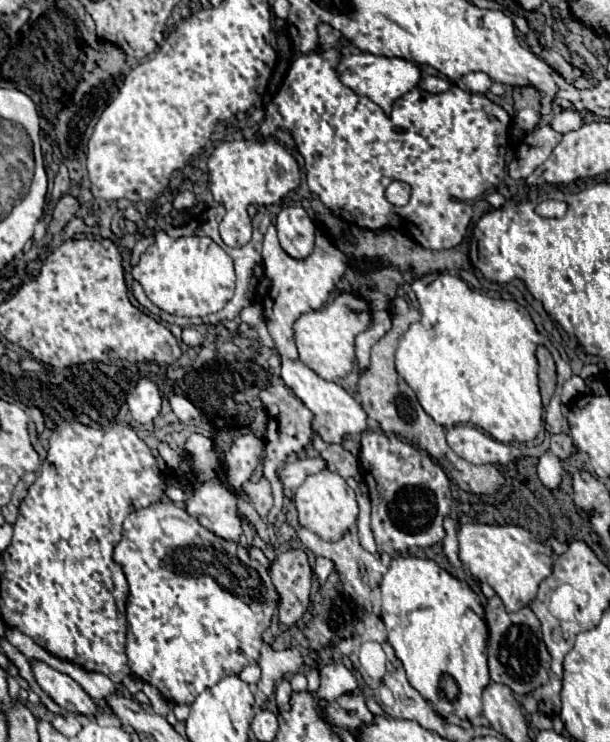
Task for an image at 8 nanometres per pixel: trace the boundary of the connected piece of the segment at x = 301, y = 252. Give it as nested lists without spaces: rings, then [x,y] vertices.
[[[286,206],[280,210],[276,230],[282,248],[292,258],[306,258],[314,248],[314,222],[302,206]]]

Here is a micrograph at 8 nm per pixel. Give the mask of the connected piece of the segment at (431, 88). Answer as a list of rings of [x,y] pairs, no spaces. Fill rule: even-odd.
[[[424,76],[418,86],[422,90],[426,90],[426,92],[446,92],[450,88],[450,82],[448,80],[442,80],[438,76]]]

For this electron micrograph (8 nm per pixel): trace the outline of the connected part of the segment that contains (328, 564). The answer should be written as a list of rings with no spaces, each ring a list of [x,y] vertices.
[[[316,558],[316,564],[314,564],[314,574],[318,576],[320,584],[326,582],[328,574],[334,570],[334,562],[328,560],[328,558]]]

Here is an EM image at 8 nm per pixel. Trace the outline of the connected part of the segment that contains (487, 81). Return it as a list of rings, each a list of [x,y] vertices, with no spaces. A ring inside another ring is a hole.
[[[468,72],[464,76],[464,86],[470,90],[470,92],[478,92],[478,94],[486,94],[490,92],[490,86],[492,86],[492,78],[484,72]]]

